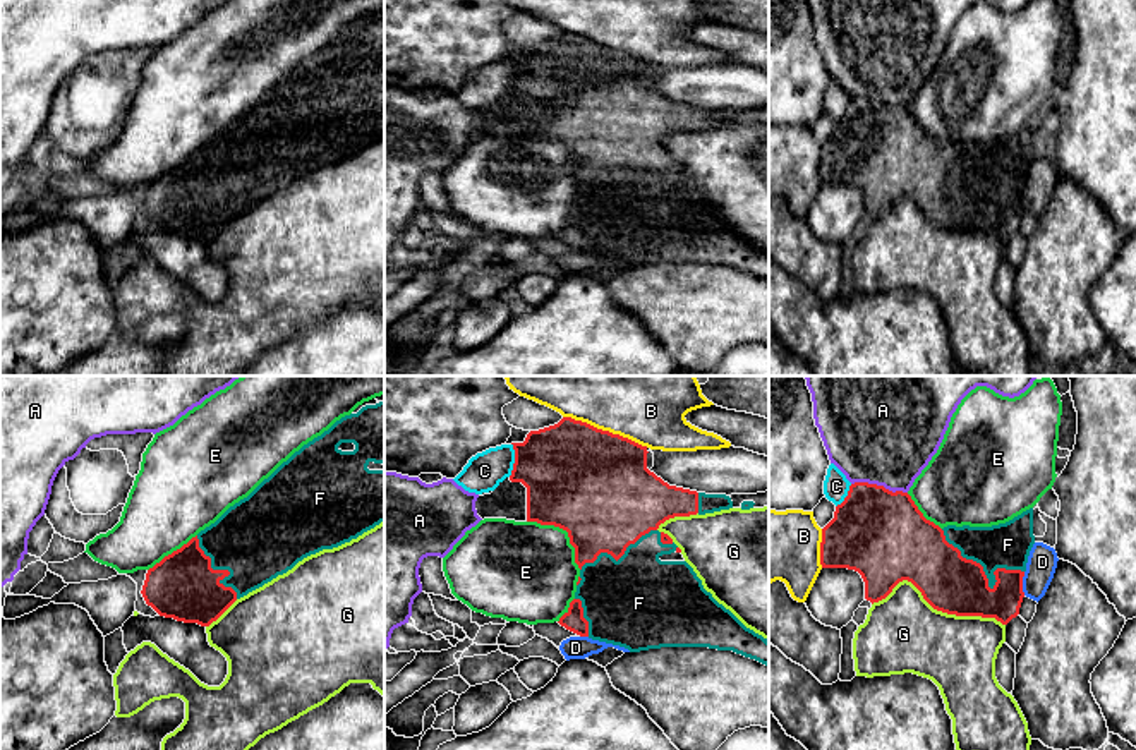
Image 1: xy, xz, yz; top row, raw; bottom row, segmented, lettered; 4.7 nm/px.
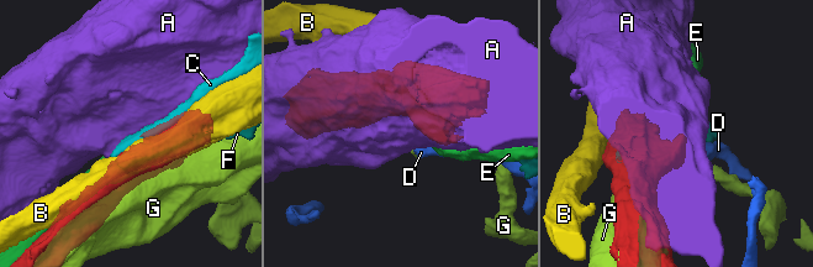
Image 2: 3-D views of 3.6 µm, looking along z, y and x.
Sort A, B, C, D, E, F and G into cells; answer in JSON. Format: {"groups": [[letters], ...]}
{"groups": [["A"], ["B"], ["C"], ["D"], ["E"], ["F"], ["G"]]}

